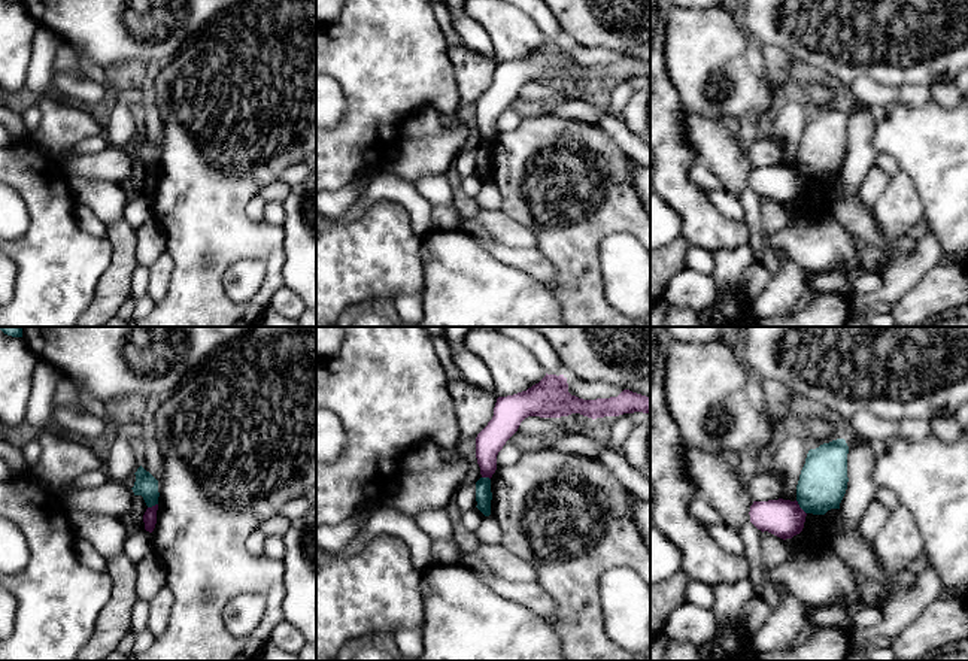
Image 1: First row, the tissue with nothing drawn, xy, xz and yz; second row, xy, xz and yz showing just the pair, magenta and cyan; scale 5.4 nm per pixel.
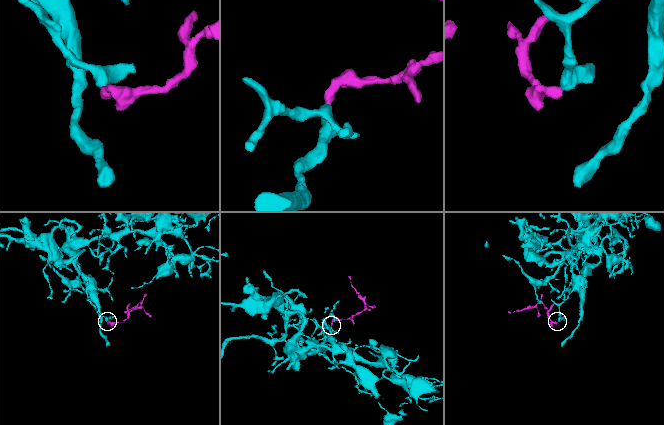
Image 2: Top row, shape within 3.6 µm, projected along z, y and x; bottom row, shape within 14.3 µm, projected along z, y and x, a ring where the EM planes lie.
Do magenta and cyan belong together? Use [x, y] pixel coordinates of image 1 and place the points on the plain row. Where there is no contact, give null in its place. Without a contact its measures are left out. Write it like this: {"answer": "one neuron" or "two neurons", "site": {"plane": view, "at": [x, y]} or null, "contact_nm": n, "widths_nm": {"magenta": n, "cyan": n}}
{"answer": "two neurons", "site": {"plane": "yz", "at": [800, 173]}, "contact_nm": 100, "widths_nm": {"magenta": 200, "cyan": 260}}

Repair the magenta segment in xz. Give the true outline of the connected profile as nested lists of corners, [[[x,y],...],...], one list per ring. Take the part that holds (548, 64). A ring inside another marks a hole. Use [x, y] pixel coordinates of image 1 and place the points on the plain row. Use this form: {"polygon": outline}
{"polygon": [[[547,40],[527,57],[498,63],[494,82],[476,103],[476,124],[482,143],[492,143],[497,121],[528,82],[561,84],[571,79],[597,85],[650,78],[650,63],[623,55],[617,63],[583,66],[568,58],[564,40]]]}

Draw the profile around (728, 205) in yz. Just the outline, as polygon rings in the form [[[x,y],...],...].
[[[704,188],[704,194],[725,218],[737,222],[743,222],[746,219],[746,212],[738,195],[734,195],[725,189],[707,188]]]

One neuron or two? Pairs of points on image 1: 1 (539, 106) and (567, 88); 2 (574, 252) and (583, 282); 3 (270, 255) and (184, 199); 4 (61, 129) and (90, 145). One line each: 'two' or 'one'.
1: one
2: one
3: one
4: two

